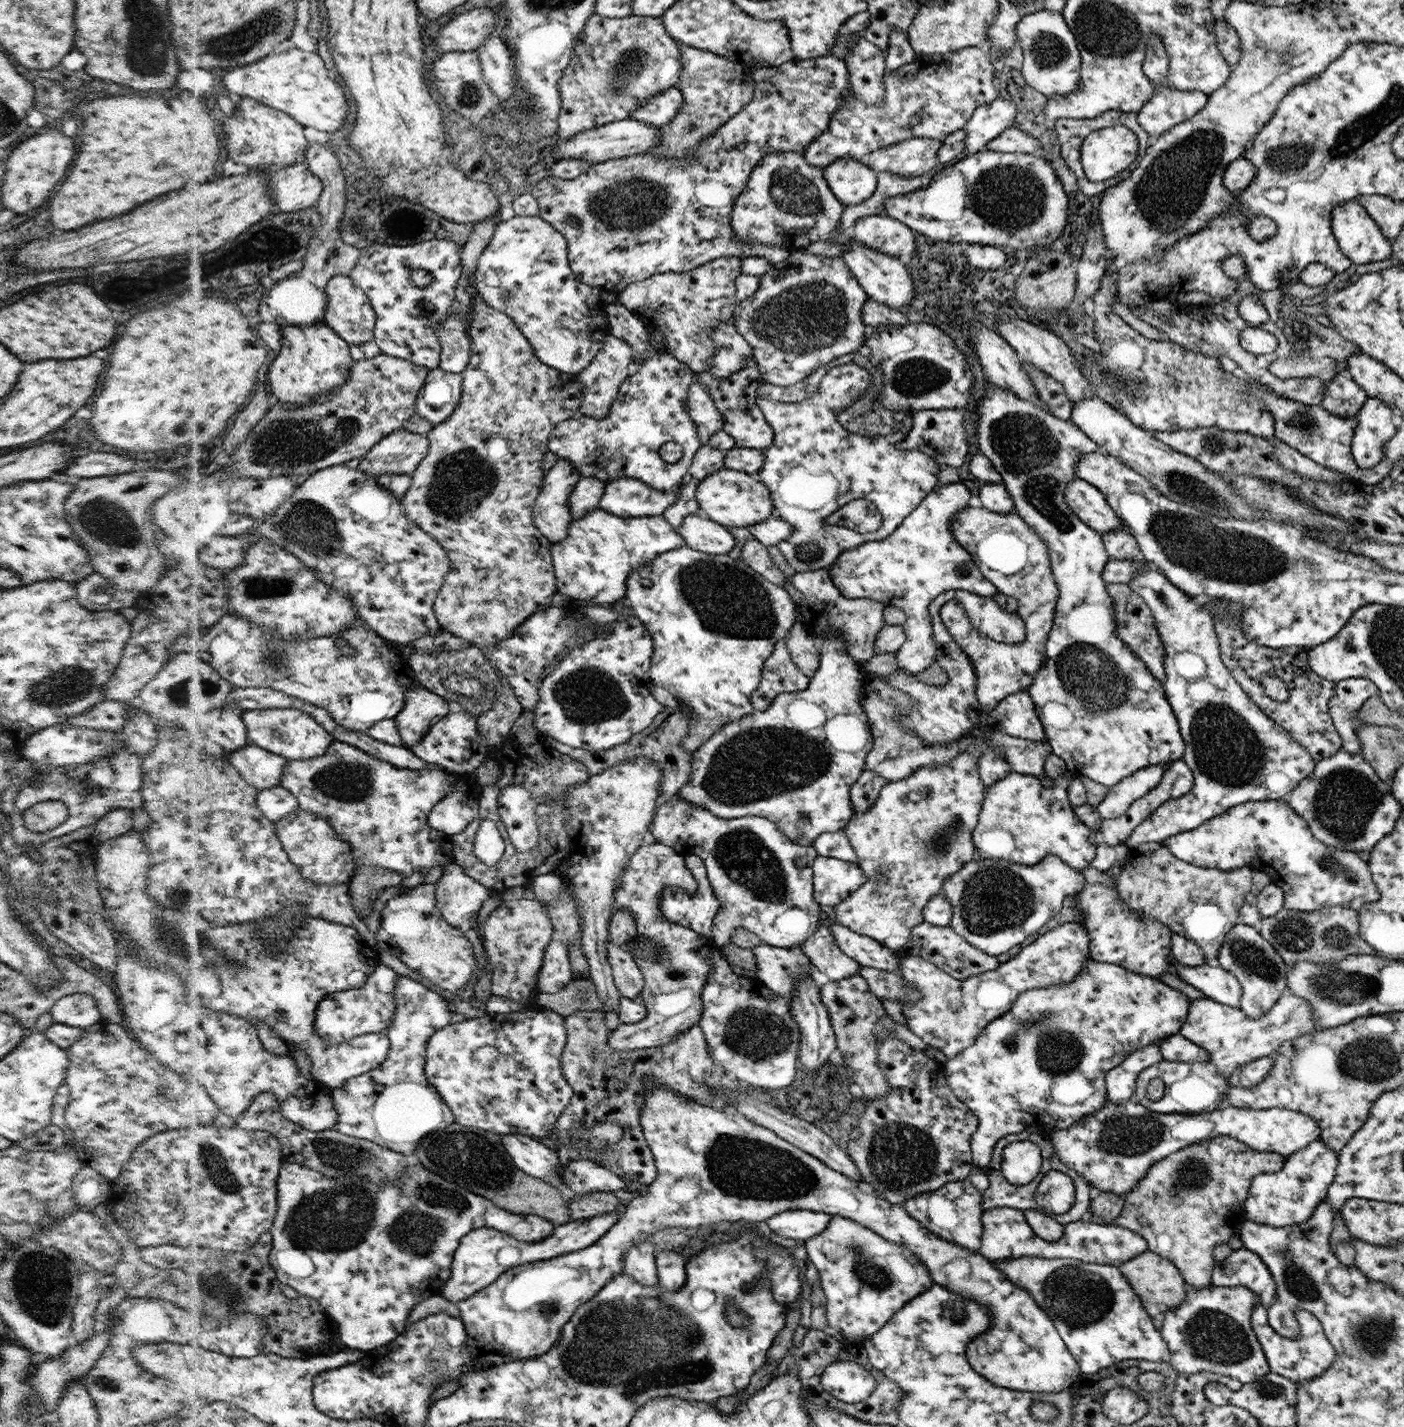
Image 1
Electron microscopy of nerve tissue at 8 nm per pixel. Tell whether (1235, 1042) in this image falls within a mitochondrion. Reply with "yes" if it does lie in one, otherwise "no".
no

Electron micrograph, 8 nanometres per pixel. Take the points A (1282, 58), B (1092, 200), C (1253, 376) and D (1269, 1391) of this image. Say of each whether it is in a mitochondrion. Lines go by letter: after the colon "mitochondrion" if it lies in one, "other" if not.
A: mitochondrion
B: other
C: other
D: mitochondrion

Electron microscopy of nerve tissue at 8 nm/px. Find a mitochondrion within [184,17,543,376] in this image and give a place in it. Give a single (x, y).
(470, 95)

